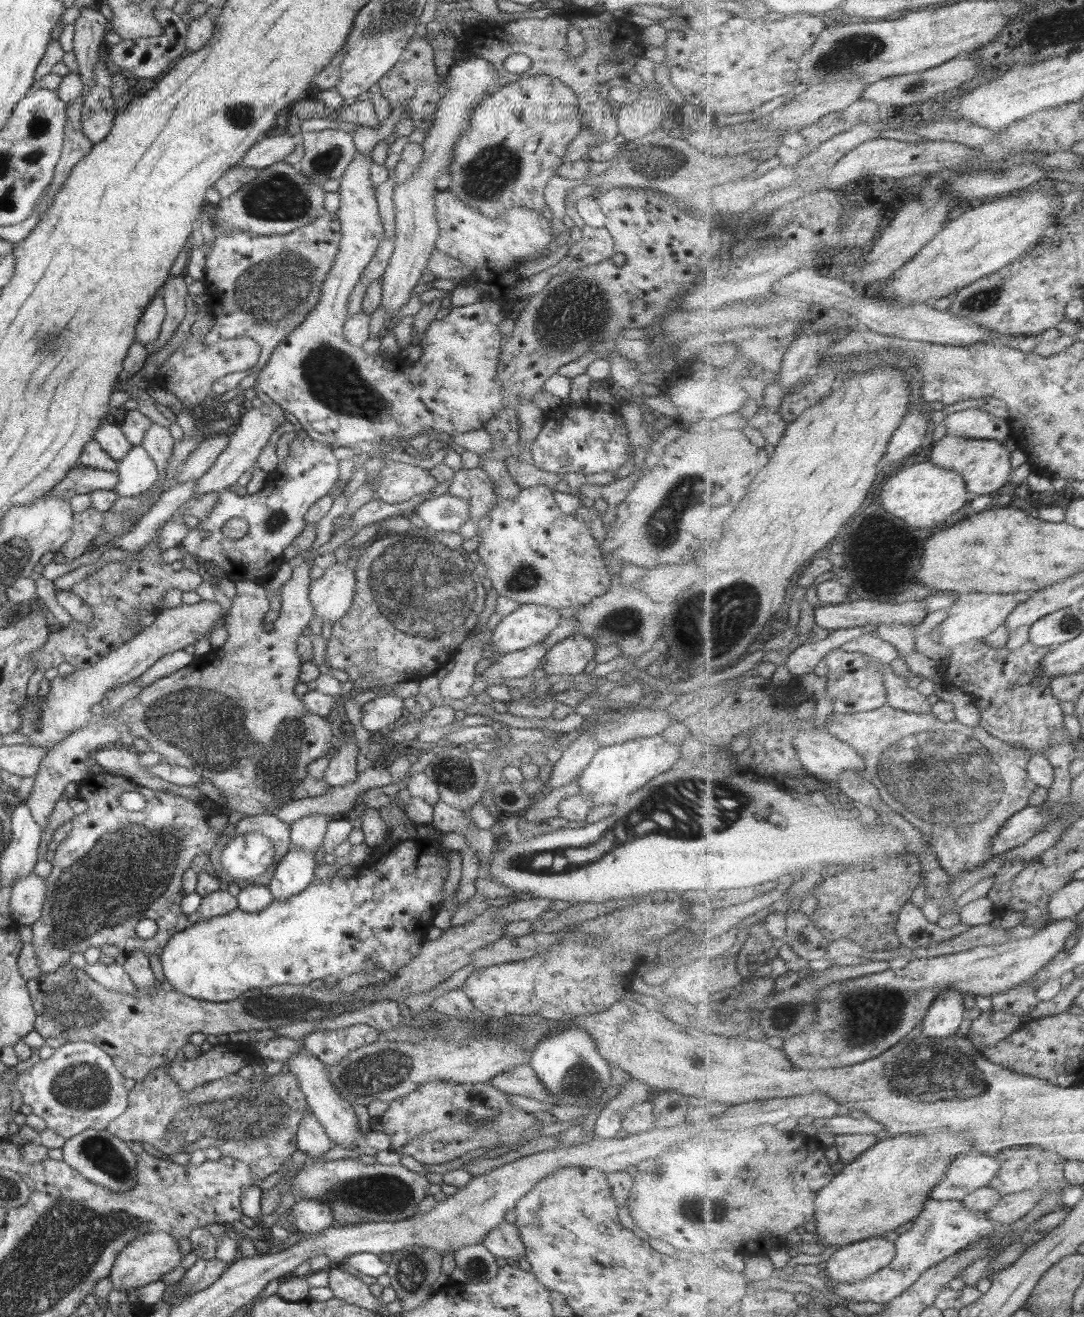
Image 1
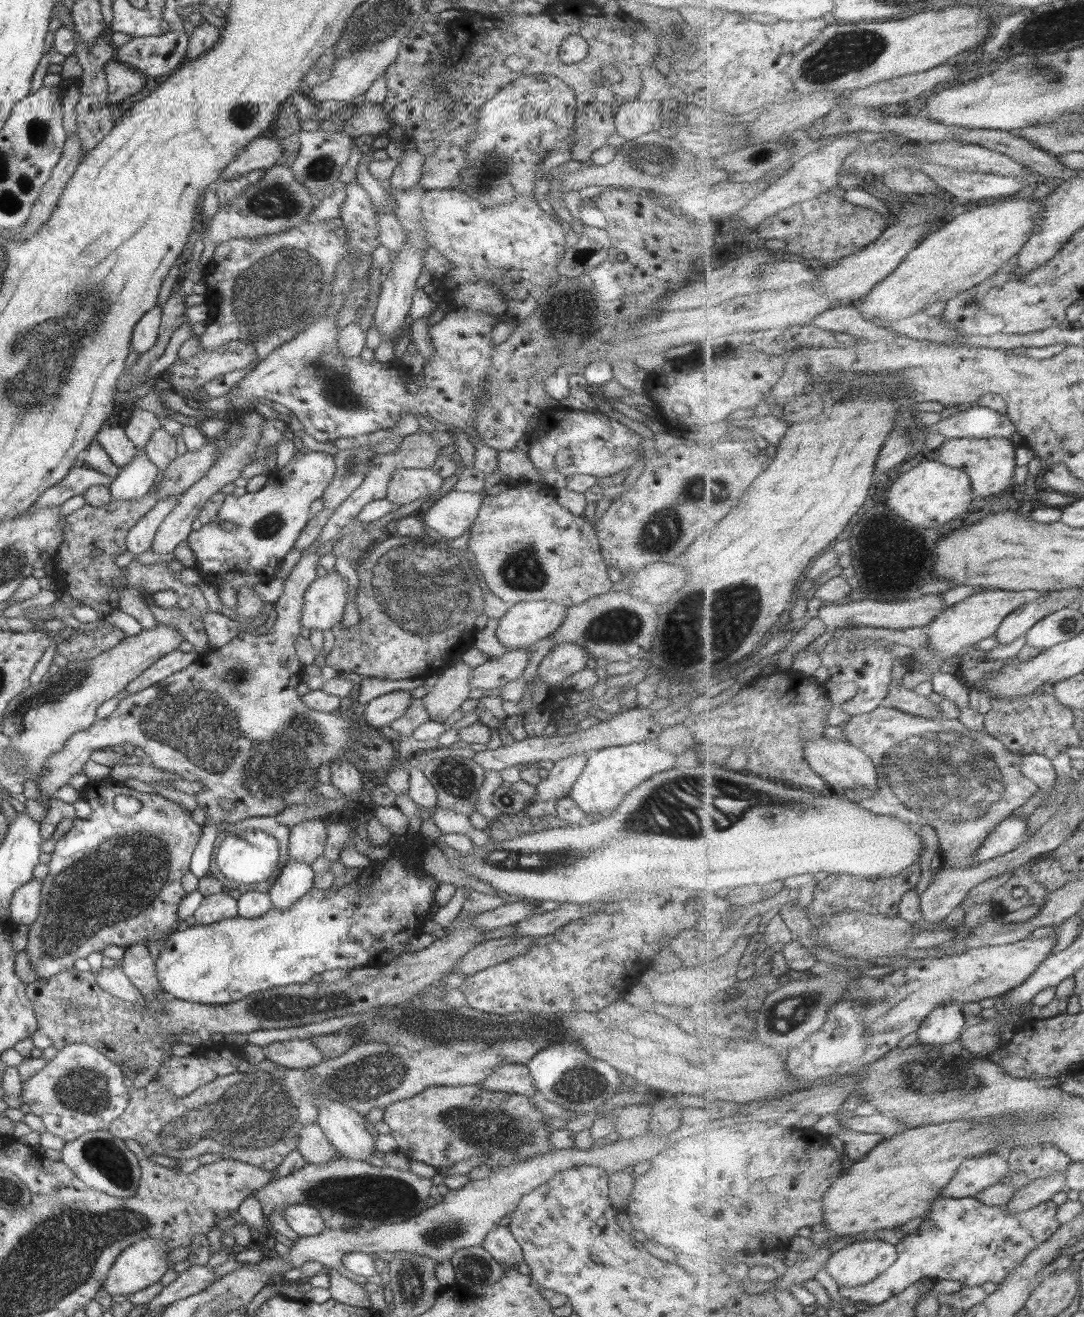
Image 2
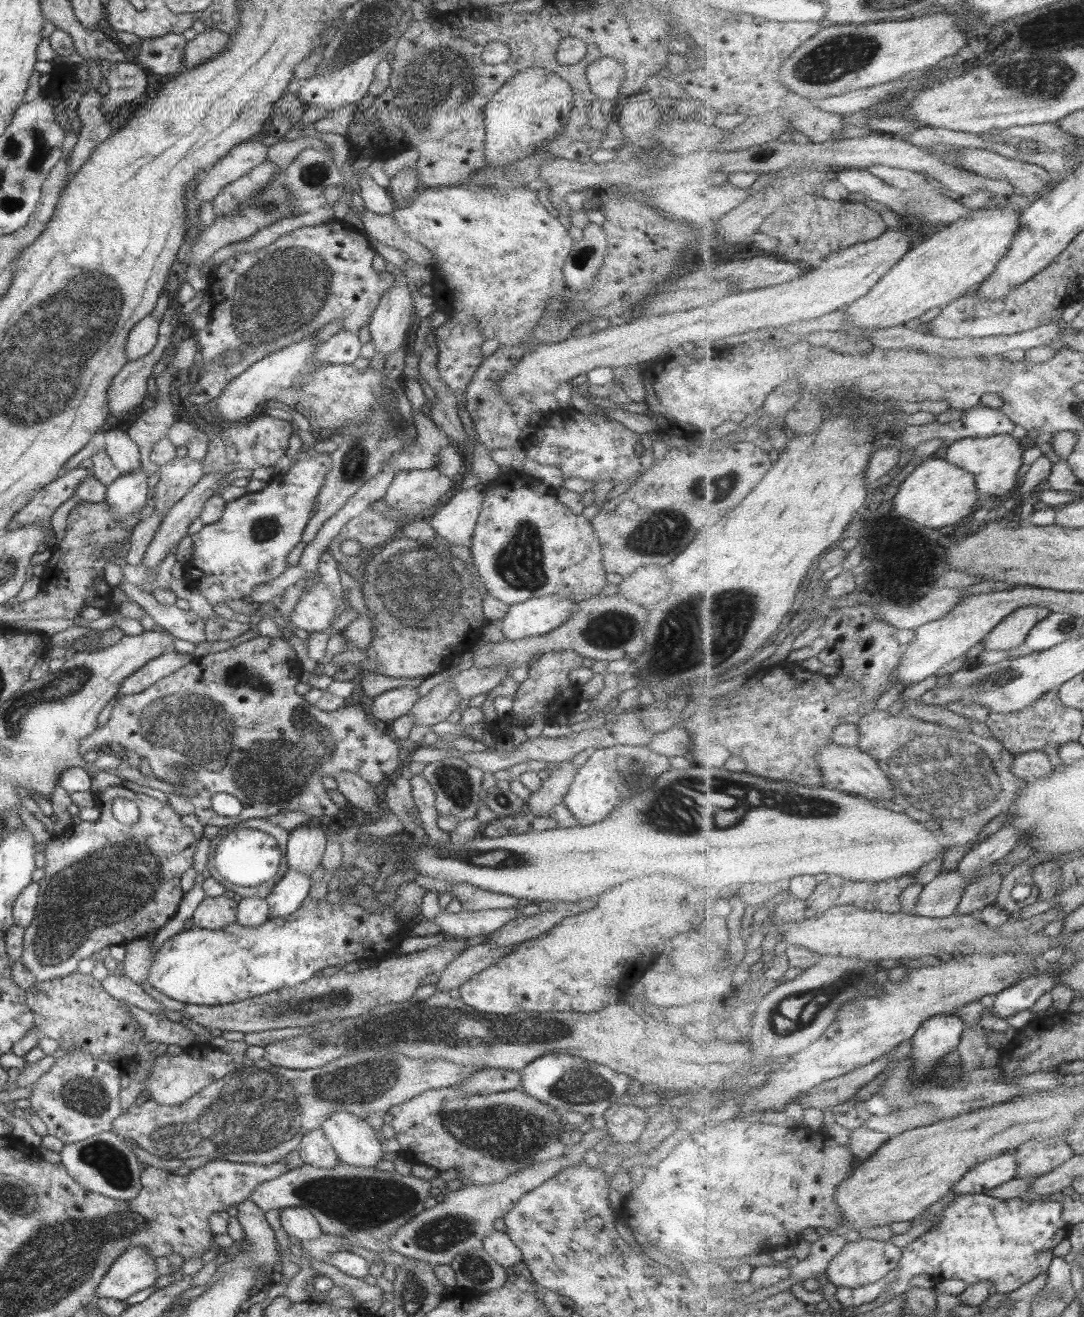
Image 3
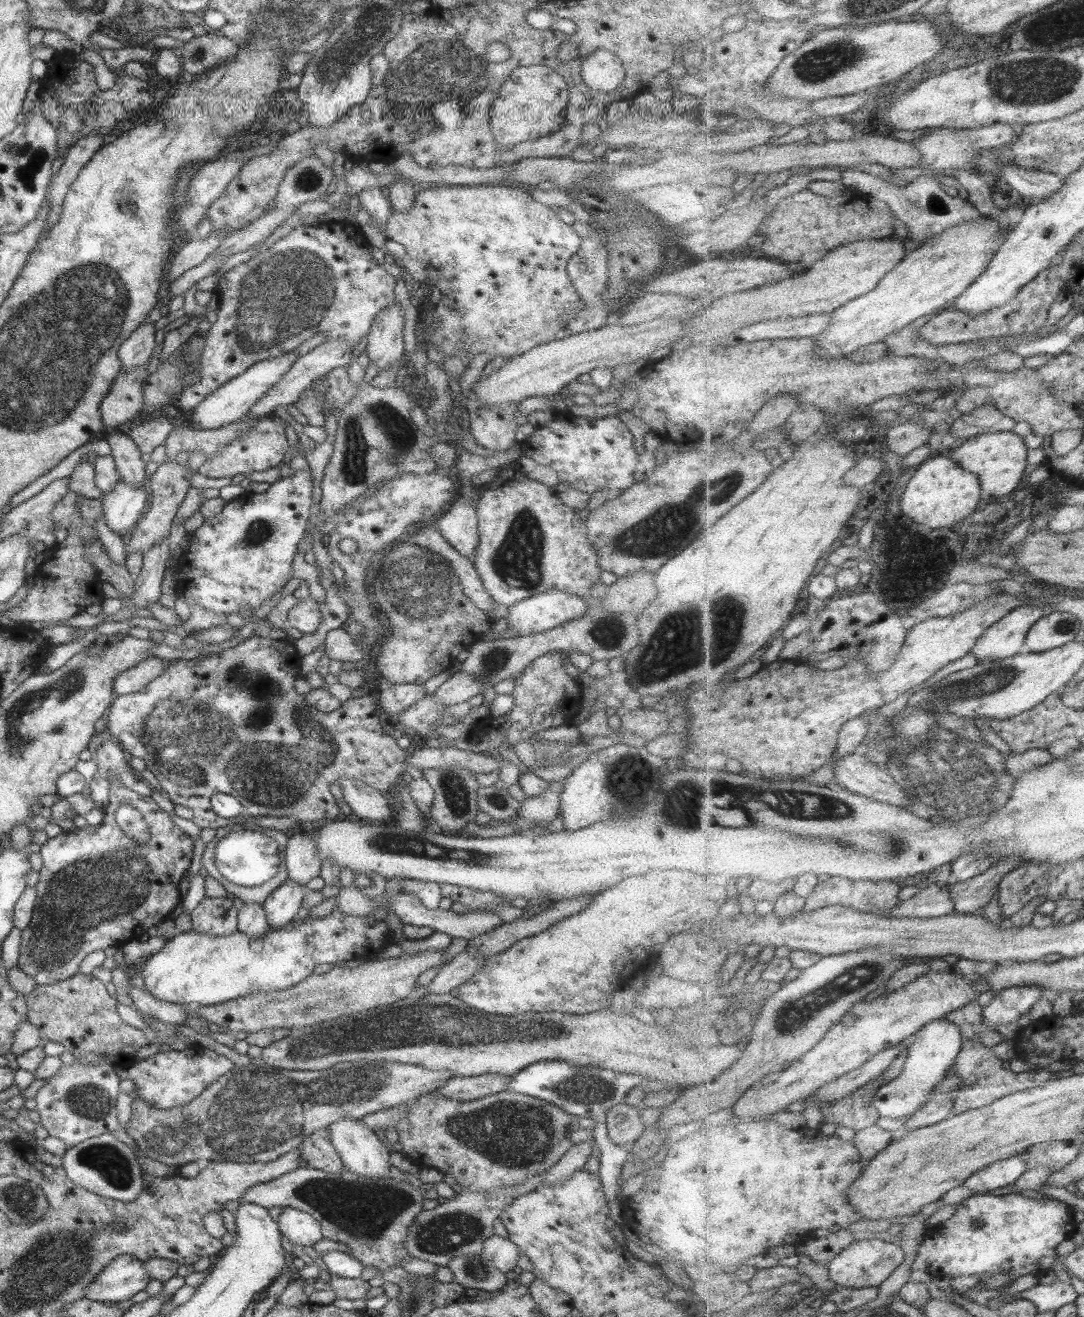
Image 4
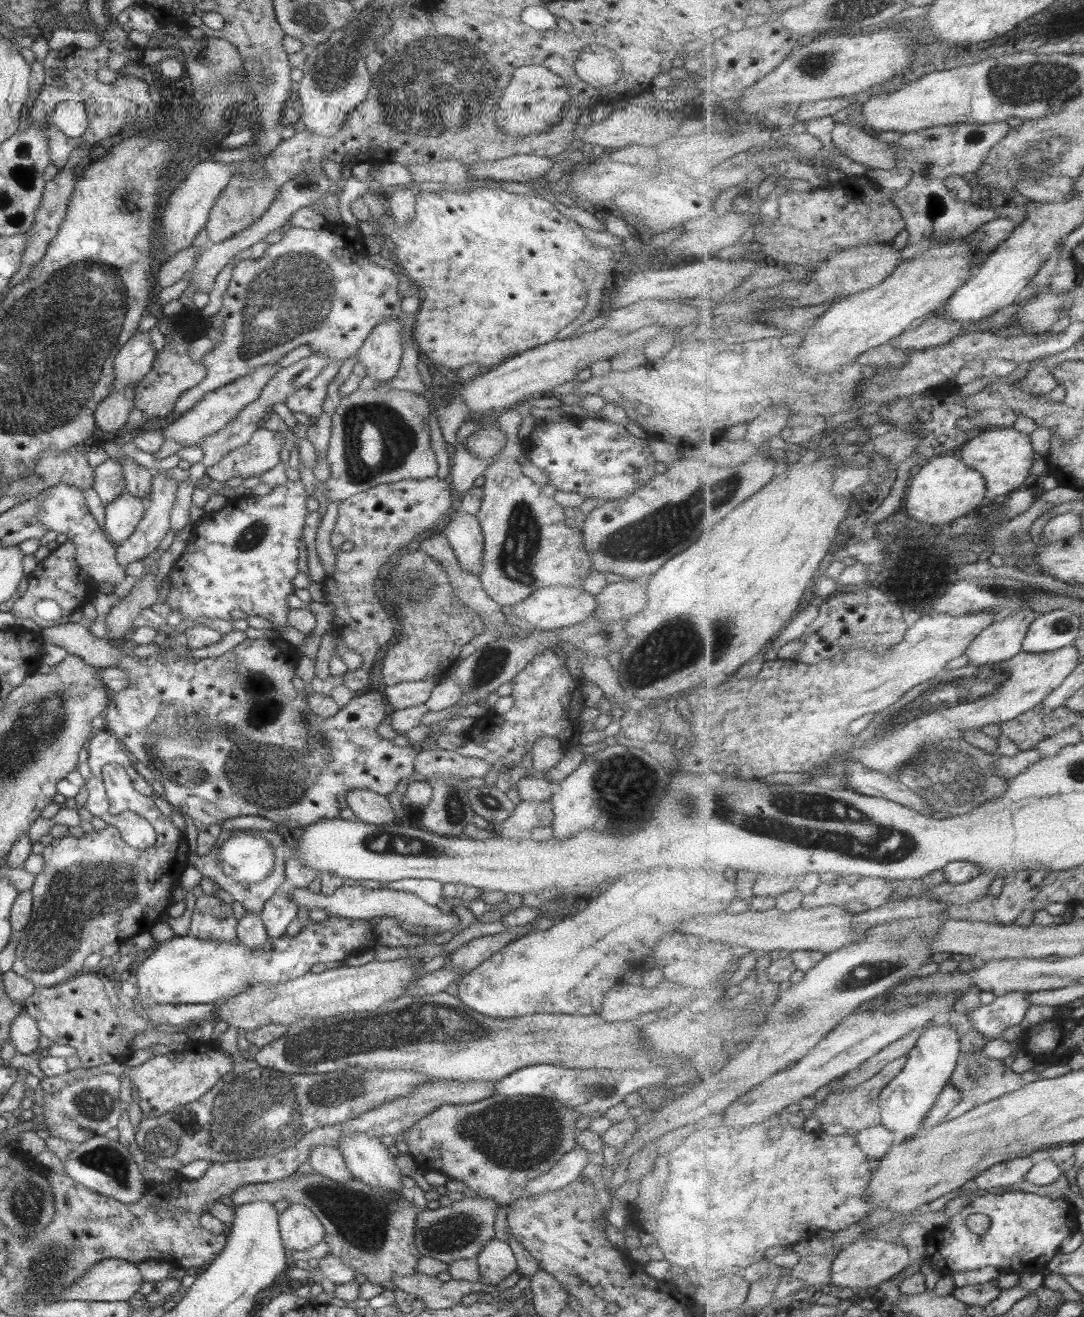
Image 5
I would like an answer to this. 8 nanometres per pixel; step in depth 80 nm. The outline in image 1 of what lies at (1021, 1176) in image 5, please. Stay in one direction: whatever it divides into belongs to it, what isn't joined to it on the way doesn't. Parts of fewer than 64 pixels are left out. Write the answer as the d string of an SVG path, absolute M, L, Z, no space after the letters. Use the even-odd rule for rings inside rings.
M979 1152L958 1154L944 1179L932 1190L933 1200L963 1200L968 1194L989 1186L1001 1170L999 1159Z

